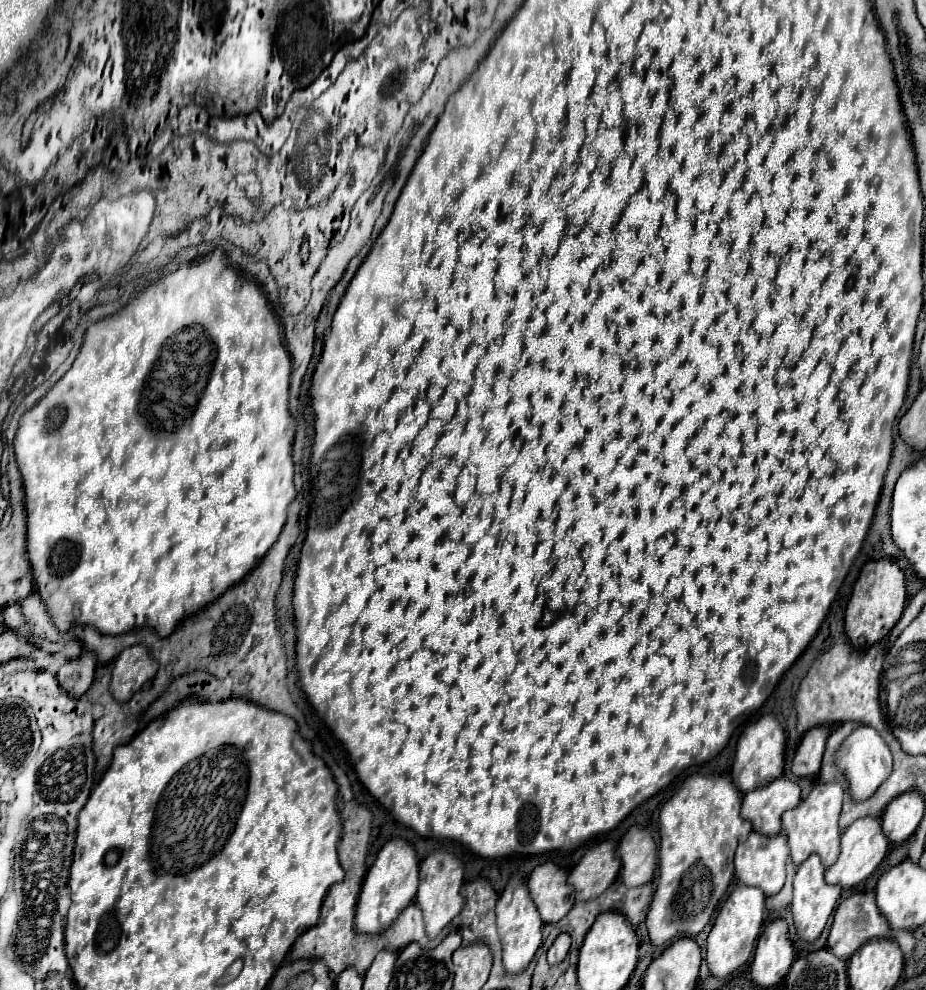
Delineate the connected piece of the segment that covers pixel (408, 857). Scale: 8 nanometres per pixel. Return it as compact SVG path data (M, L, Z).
M400 837L390 839L378 851L374 865L370 867L370 871L364 879L360 899L358 899L358 907L356 907L356 919L354 919L356 931L378 933L382 929L388 929L390 923L398 917L398 913L410 901L414 901L416 889L418 889L418 857L416 857L414 847Z

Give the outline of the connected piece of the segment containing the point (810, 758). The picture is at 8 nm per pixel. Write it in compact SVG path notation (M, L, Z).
M814 727L810 731L806 731L806 735L802 737L794 763L792 763L792 773L796 777L816 777L820 771L820 763L822 763L822 755L824 755L824 745L828 739L828 729L826 727Z

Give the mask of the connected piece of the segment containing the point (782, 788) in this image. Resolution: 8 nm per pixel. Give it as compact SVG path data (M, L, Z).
M778 777L766 787L754 789L744 795L742 815L752 823L754 831L764 835L776 835L780 827L780 815L800 801L800 787L790 777Z

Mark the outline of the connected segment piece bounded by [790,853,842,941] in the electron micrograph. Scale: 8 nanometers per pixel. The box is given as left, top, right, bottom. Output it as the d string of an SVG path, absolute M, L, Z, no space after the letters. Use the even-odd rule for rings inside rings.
M816 853L810 855L798 867L796 877L794 877L794 899L792 899L790 909L792 909L792 917L794 917L794 927L804 941L818 939L818 935L826 927L826 921L828 921L828 917L830 917L838 897L840 897L840 891L842 891L840 885L828 885L824 881L824 865Z

